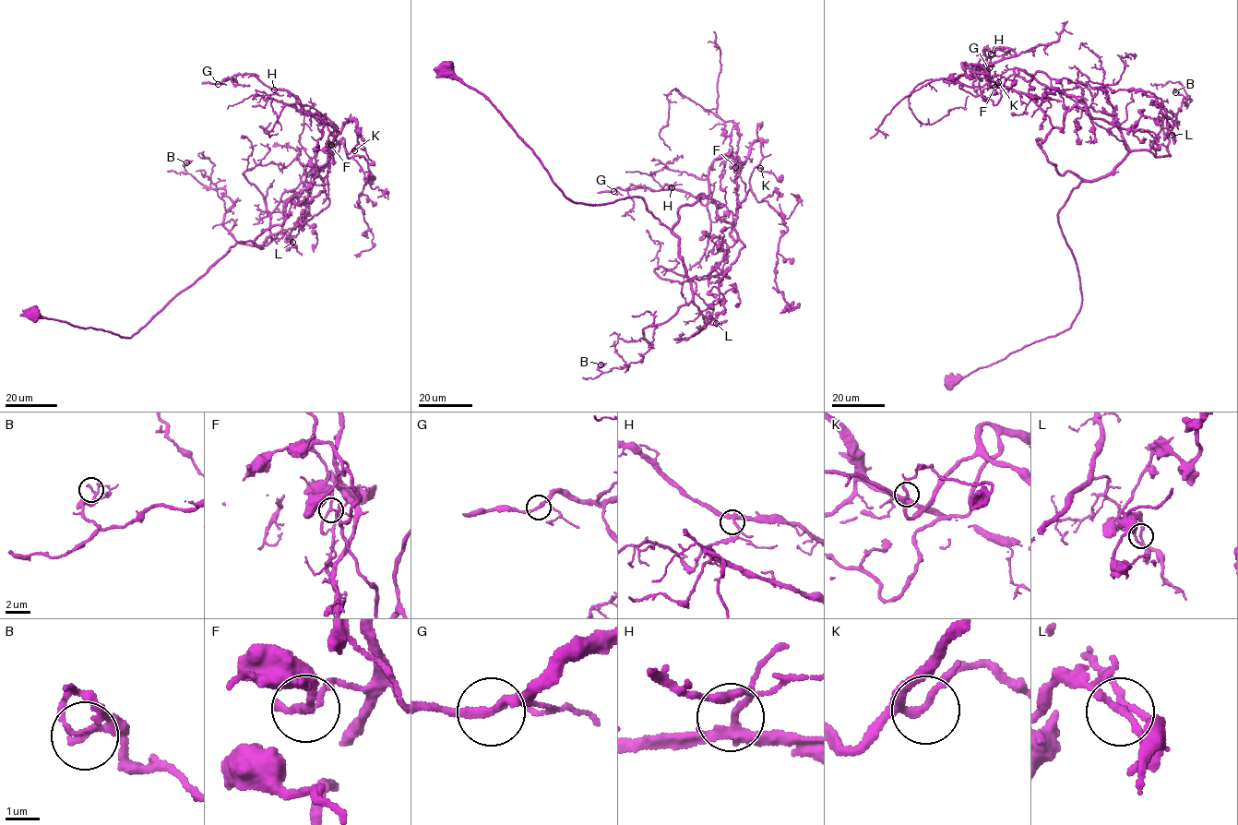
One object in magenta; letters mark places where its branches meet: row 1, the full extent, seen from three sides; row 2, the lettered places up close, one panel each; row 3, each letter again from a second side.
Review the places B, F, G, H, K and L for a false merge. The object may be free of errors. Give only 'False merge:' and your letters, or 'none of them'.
False merge: F

